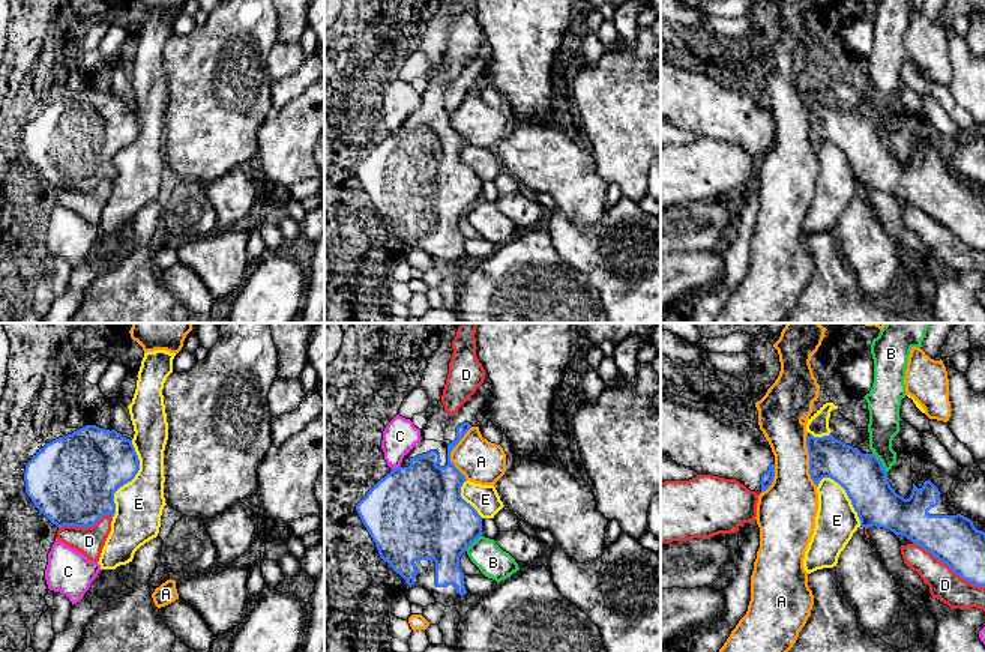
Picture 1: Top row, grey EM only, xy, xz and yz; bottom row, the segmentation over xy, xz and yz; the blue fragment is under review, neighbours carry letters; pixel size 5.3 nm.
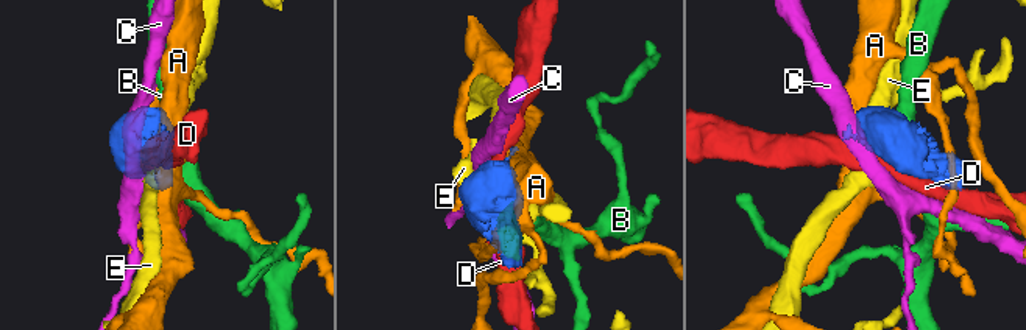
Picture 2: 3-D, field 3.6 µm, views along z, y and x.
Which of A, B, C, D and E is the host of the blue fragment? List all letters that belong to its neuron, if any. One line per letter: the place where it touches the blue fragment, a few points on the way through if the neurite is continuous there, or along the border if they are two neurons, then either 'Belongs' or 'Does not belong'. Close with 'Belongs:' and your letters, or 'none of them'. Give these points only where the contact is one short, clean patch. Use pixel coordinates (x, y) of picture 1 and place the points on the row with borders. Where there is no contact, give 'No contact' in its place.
A: Touches blue at xz (449, 454). Boundary: xz (472, 427), (451, 452), (451, 461), (466, 479). Does not belong
B: Touches blue at yz (880, 463). Boundary: yz (873, 452), (886, 472). Does not belong
C: Touches blue at xz (397, 467). Boundary: xz (400, 464), (392, 469). Does not belong
D: Touches blue at yz (949, 567). Does not belong
E: Touches blue at xy (129, 481). Does not belong
Belongs: none of them

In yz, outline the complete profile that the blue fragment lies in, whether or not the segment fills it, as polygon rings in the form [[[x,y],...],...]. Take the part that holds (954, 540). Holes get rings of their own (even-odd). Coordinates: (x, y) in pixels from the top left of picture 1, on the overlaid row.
[[[811,434],[806,436],[806,448],[814,484],[818,487],[823,478],[838,482],[851,500],[862,527],[883,527],[896,536],[905,536],[946,563],[962,580],[985,587],[985,532],[977,530],[970,518],[961,515],[929,479],[920,488],[913,484],[910,497],[904,499],[890,487],[886,469],[869,446],[857,449],[832,434],[823,437]]]

